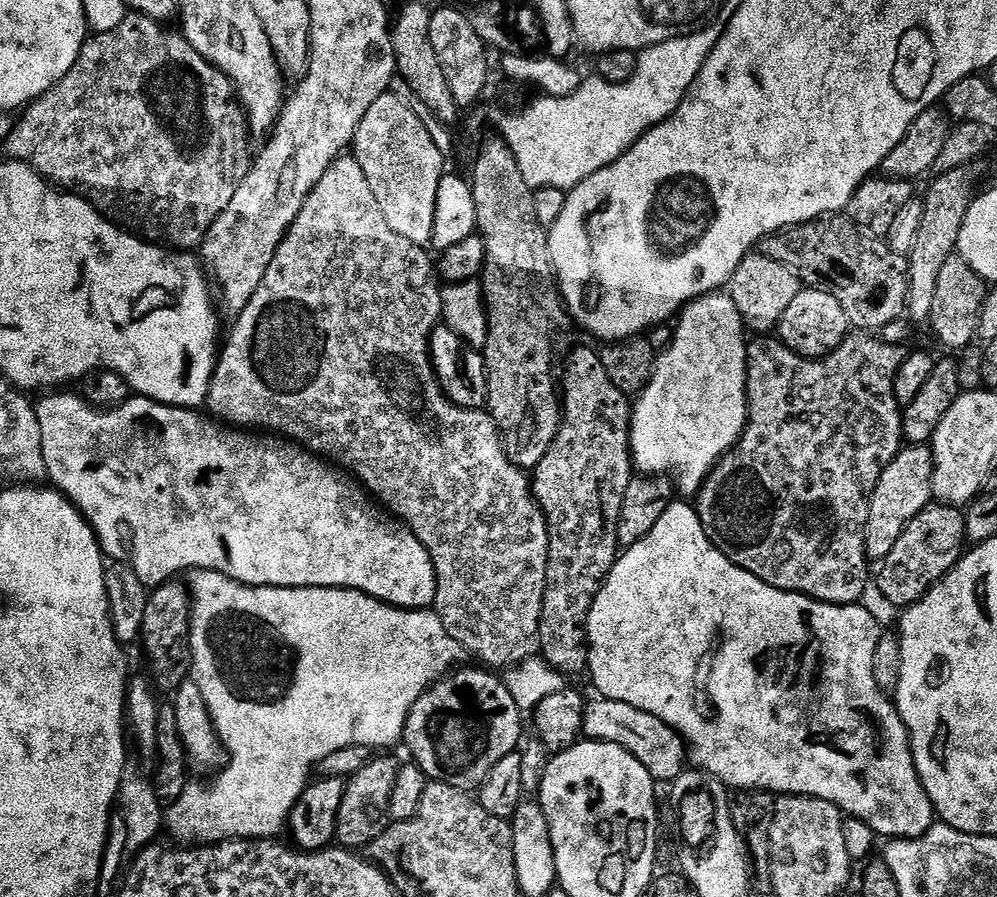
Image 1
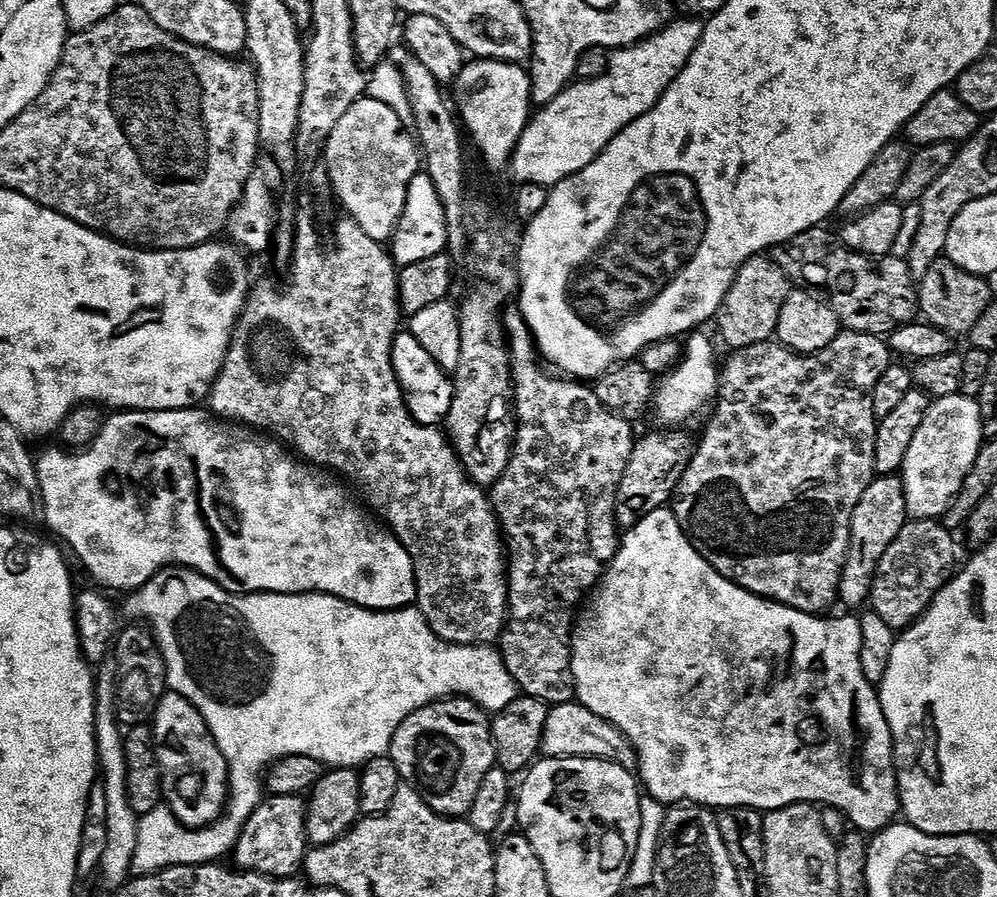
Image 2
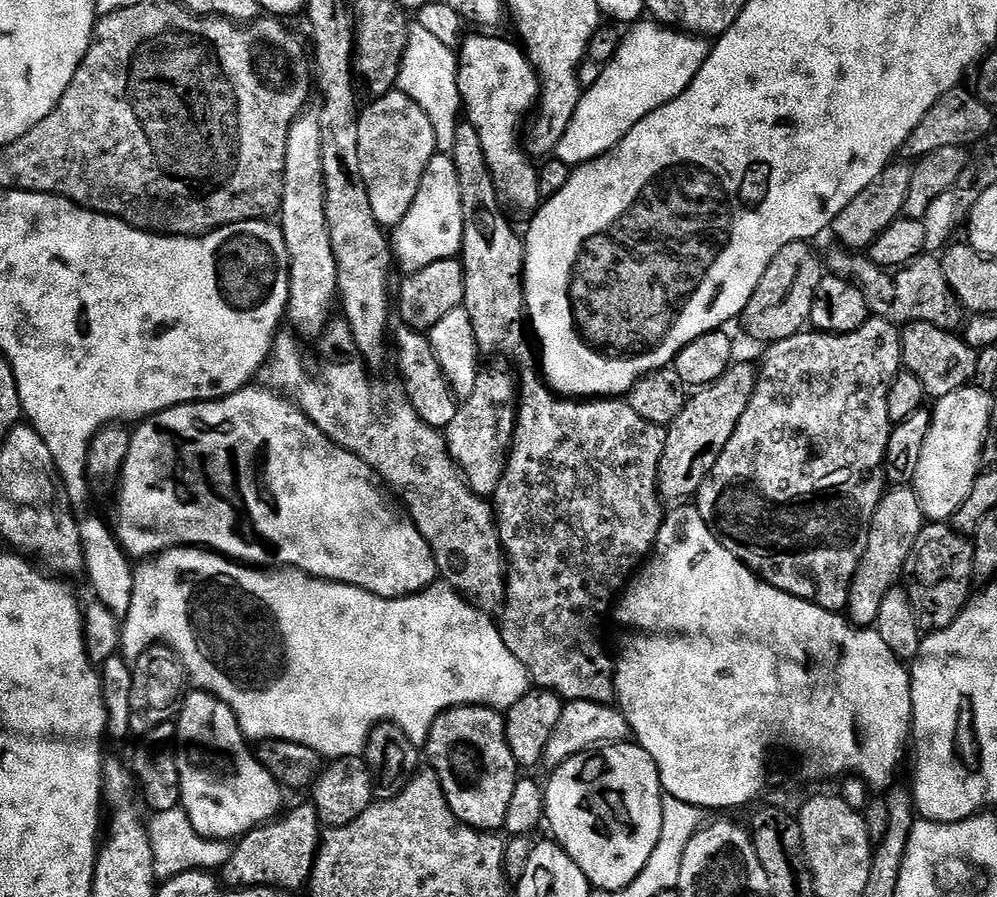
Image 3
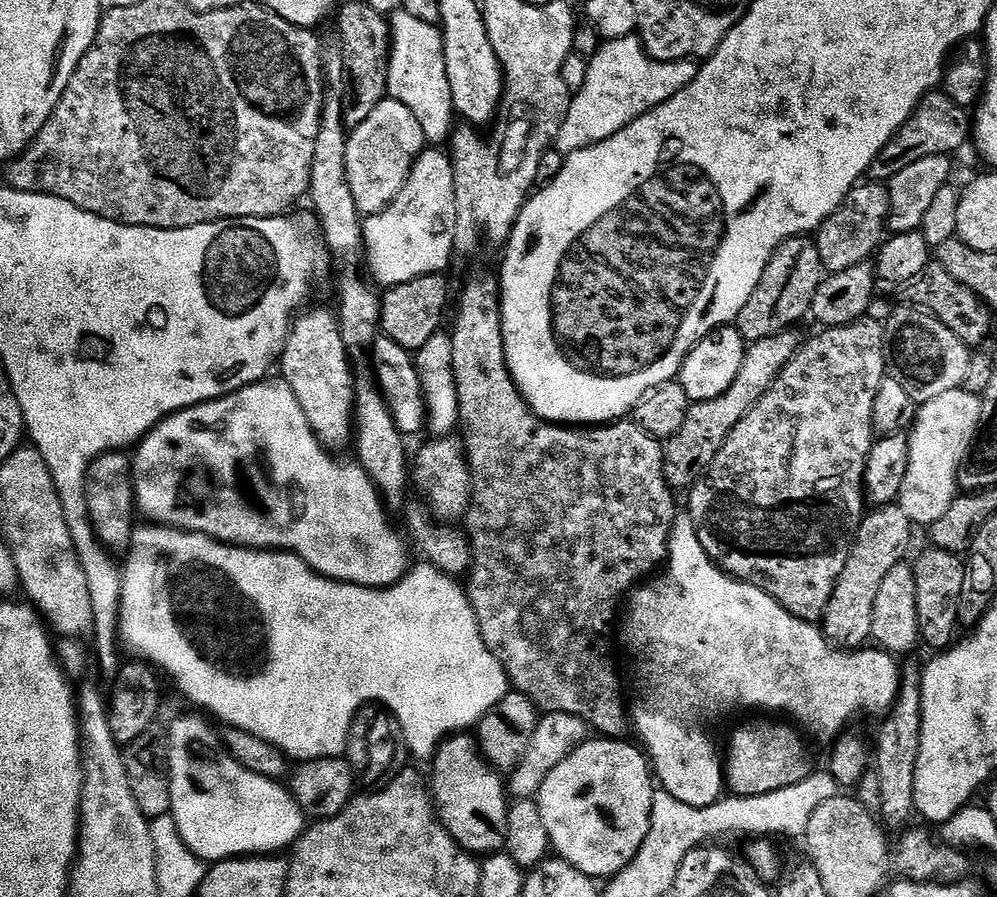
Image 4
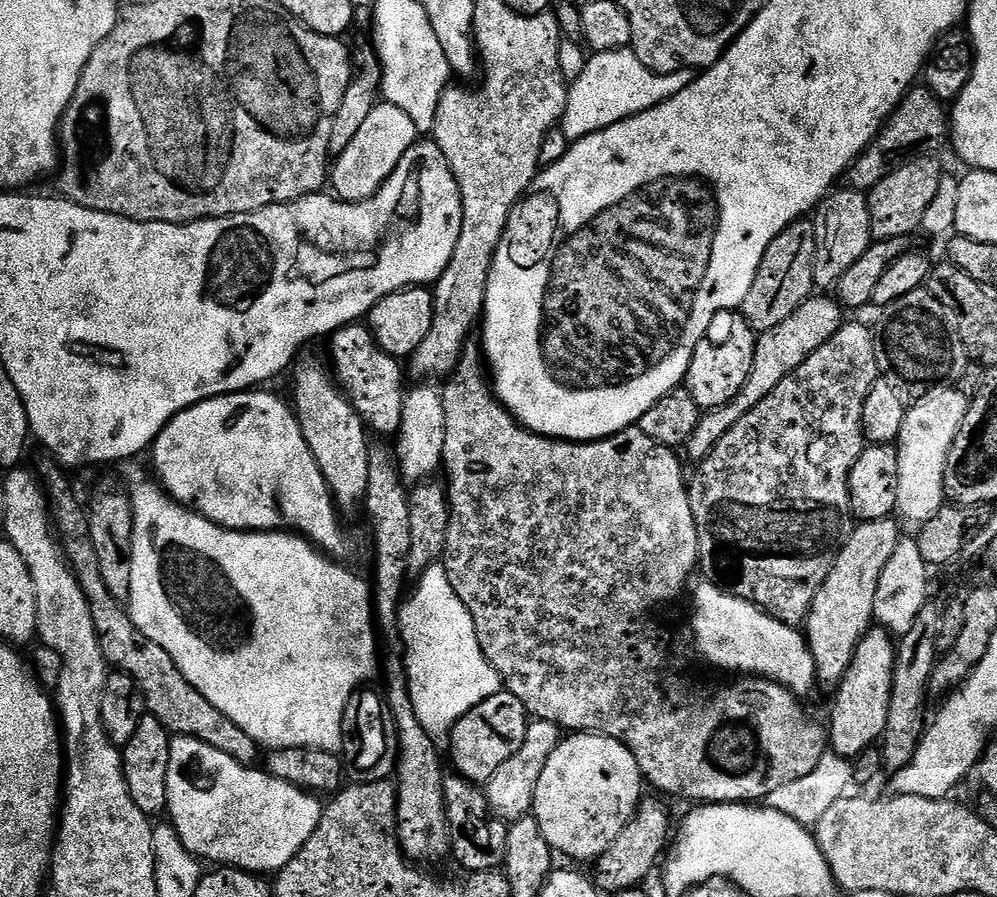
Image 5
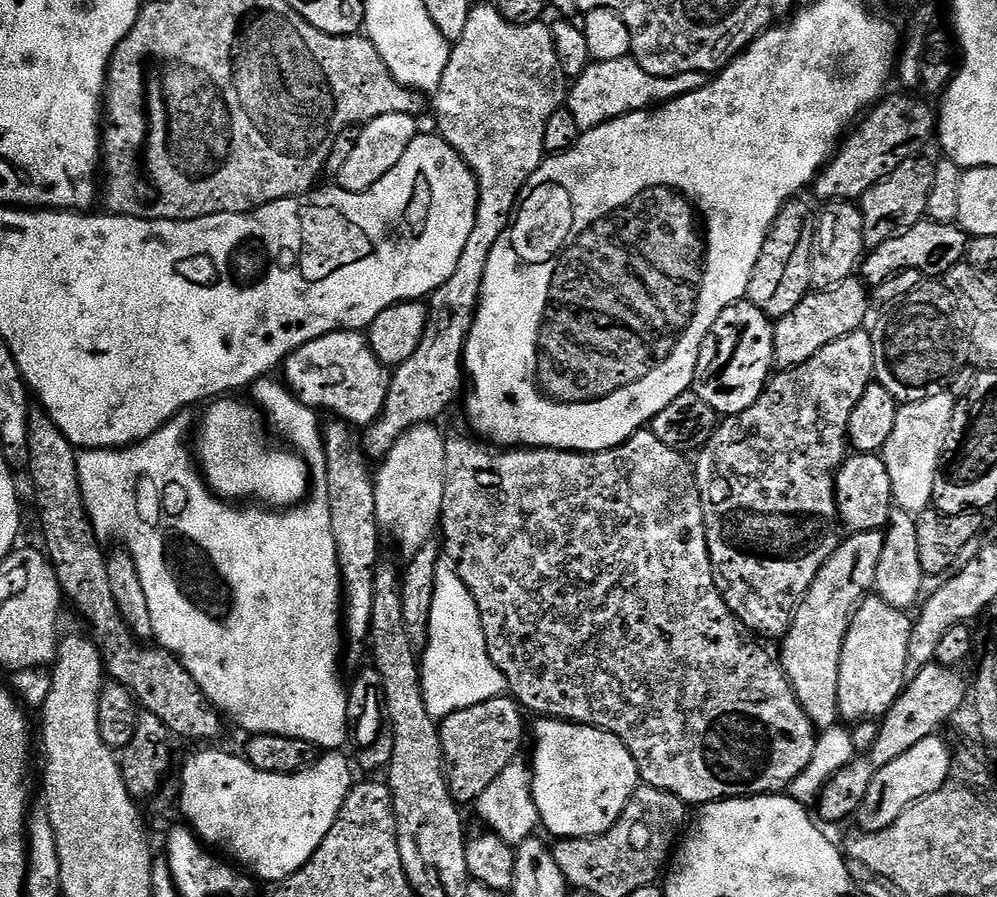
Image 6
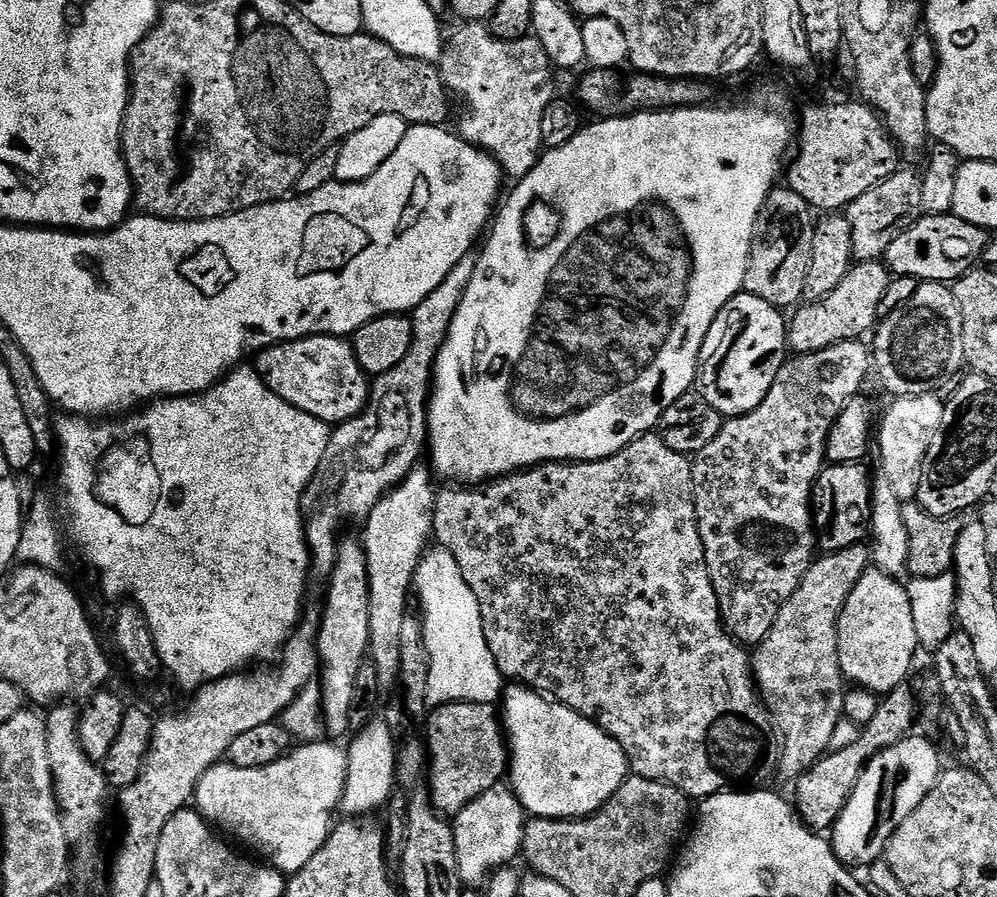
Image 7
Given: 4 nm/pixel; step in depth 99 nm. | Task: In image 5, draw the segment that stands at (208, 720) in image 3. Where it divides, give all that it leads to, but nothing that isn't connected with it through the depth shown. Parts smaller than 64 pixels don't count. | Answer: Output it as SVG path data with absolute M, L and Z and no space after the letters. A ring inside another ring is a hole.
M175 736L172 739L170 748L170 768L167 771L168 814L172 816L170 817L170 822L179 835L179 840L186 846L189 853L199 859L205 861L207 861L206 859L212 860L214 864L240 868L245 872L254 872L257 874L269 874L268 872L272 872L271 874L279 873L281 869L294 859L298 850L306 844L310 835L314 834L318 822L321 821L323 803L313 796L315 796L313 793L305 789L294 787L288 782L282 782L281 779L274 778L263 769L242 766L234 757L223 754L220 750L215 750L214 746L209 746L204 742L200 742L194 736Z

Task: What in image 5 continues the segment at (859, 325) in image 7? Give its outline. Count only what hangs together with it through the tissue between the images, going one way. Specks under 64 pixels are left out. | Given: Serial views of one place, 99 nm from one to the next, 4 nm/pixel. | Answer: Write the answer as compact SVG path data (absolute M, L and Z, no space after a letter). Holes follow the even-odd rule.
M813 294L802 302L802 306L798 306L798 310L794 310L794 314L790 314L790 318L778 322L778 326L770 330L759 333L756 338L754 362L750 370L750 378L746 378L746 386L742 386L740 393L728 404L707 411L695 427L694 434L689 438L686 451L694 459L693 461L704 460L717 442L737 422L746 418L746 414L750 414L750 410L754 410L754 406L758 406L758 402L762 402L762 398L766 398L766 394L770 394L770 390L774 390L774 386L778 386L782 378L798 370L798 366L802 366L802 362L806 362L806 358L814 354L814 350L830 342L830 338L834 338L834 334L838 334L838 330L844 327L846 323L844 315L846 312L839 300L828 294Z

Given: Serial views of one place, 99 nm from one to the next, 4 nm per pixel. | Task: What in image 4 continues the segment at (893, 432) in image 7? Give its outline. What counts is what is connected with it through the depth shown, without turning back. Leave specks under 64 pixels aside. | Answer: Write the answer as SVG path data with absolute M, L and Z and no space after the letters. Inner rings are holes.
M967 387L946 390L946 394L919 405L908 436L910 462L898 501L898 507L912 519L913 525L938 522L958 497L960 470L980 431L981 397L968 391Z

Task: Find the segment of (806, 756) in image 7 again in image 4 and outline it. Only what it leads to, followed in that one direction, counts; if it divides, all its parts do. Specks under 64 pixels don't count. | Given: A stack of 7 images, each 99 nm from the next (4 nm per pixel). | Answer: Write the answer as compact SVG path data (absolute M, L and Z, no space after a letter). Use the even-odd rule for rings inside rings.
M880 506L865 515L860 531L856 533L846 570L842 570L822 621L822 631L835 647L859 650L872 640L874 598L878 598L882 578L905 559L904 555L912 544L912 531L912 519L898 506Z

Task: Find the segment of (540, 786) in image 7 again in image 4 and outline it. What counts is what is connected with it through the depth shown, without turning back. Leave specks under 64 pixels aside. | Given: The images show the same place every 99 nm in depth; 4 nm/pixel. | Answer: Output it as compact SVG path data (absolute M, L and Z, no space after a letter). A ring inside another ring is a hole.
M620 738L585 740L581 748L575 748L553 770L538 793L542 822L546 822L551 847L555 851L557 848L560 851L557 853L573 868L593 878L611 878L619 875L638 854L651 825L654 772L647 755L635 743L624 743L628 742Z

